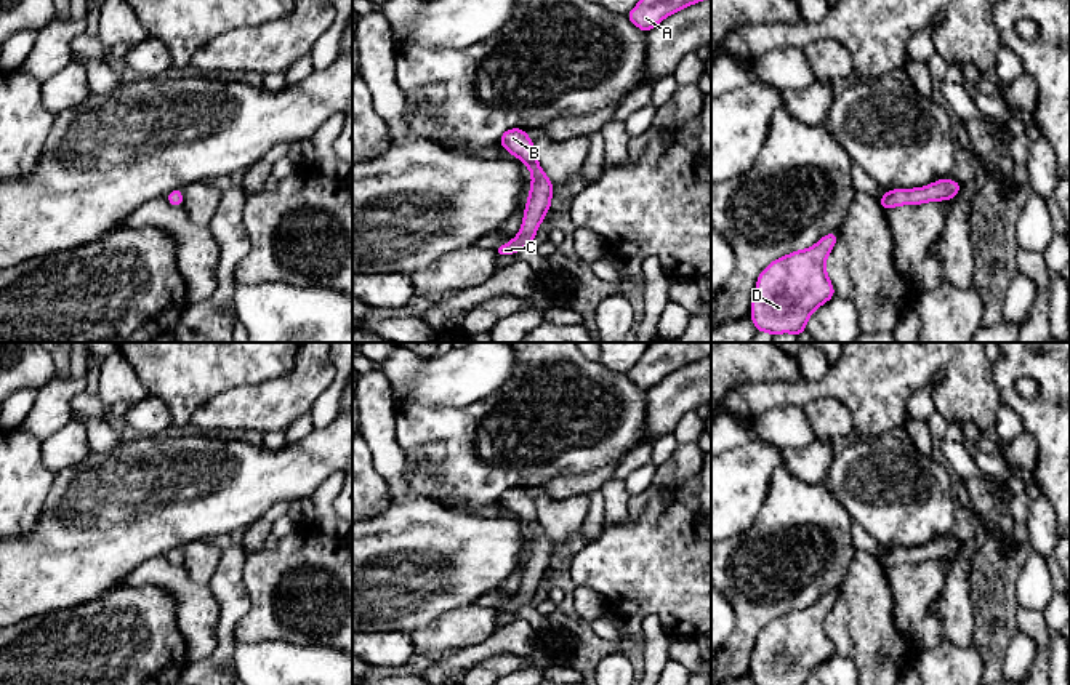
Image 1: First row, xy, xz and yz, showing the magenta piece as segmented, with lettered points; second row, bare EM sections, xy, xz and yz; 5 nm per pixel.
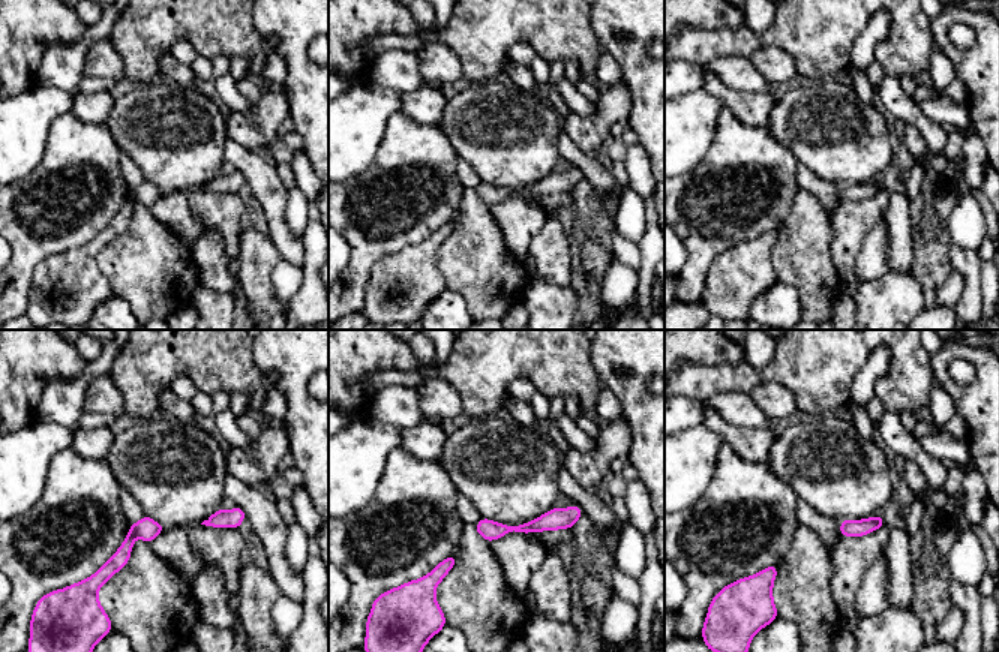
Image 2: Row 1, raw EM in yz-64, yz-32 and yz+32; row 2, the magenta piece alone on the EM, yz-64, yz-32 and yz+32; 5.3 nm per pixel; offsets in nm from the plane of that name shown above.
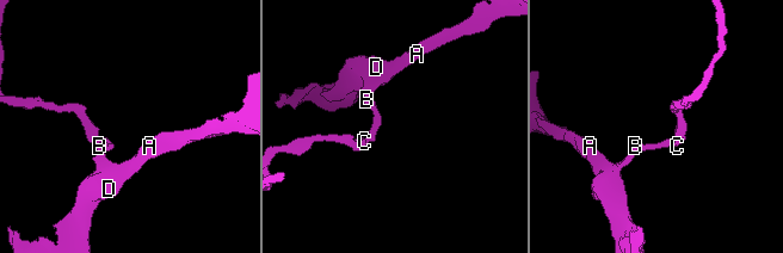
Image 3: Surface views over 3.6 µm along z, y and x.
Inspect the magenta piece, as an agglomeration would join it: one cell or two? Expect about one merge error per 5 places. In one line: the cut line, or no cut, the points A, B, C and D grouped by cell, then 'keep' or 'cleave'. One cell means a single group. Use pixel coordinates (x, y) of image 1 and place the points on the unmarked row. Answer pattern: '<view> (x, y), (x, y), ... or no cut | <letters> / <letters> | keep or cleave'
no cut | A B C D | keep

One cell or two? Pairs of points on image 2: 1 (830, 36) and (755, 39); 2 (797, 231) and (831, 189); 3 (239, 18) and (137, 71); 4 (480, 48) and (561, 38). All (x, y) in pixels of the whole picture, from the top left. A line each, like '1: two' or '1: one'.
1: one
2: two
3: one
4: one

